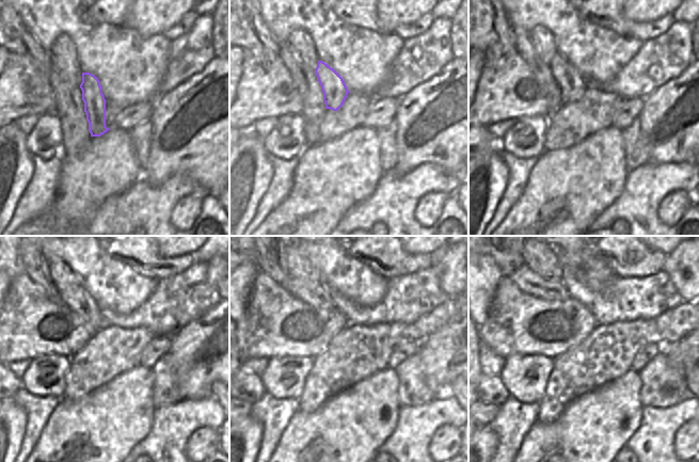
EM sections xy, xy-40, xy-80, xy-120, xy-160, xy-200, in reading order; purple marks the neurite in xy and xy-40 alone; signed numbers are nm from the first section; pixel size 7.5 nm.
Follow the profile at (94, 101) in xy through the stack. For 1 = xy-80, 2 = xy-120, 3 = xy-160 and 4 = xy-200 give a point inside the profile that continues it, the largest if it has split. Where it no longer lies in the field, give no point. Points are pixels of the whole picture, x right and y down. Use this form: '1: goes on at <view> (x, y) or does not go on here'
1: goes on at xy-80 (572, 85)
2: goes on at xy-120 (75, 297)
3: goes on at xy-160 (317, 296)
4: goes on at xy-200 (528, 282)

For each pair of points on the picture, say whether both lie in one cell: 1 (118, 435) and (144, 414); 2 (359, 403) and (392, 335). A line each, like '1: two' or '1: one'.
1: one
2: two

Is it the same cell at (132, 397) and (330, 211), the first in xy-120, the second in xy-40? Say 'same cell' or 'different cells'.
same cell

